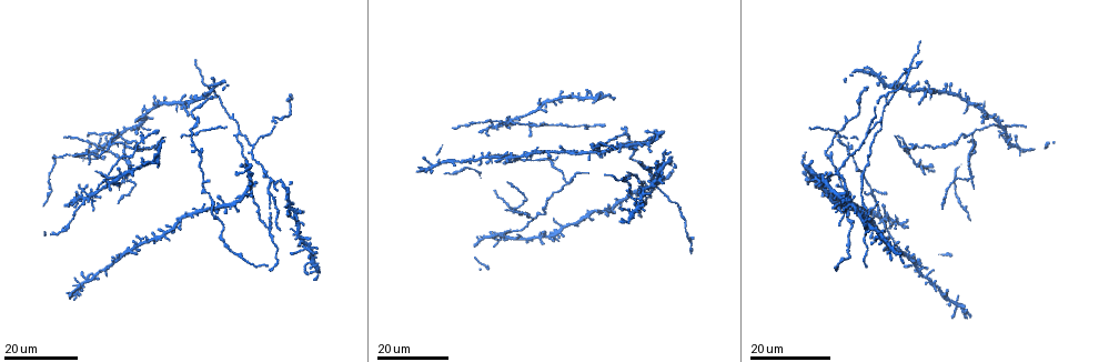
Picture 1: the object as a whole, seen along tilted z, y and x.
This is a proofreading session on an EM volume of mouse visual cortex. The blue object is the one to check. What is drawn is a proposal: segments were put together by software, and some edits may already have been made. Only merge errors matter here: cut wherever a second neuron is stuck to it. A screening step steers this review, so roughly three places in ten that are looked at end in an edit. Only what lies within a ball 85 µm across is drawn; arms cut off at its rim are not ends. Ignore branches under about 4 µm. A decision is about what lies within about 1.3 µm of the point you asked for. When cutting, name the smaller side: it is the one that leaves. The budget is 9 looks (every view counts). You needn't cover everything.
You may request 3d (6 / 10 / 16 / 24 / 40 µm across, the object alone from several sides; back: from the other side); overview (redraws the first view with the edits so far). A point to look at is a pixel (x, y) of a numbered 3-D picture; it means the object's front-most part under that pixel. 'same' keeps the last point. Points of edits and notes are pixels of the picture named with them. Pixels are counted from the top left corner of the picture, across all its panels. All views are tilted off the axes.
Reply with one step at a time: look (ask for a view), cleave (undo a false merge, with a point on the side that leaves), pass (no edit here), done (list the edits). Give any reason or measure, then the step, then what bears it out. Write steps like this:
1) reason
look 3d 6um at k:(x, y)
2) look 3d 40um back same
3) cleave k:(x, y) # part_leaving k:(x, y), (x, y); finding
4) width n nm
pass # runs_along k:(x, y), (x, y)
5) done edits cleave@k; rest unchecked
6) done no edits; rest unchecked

a fork
look 3d 24um at 1:(213, 198)

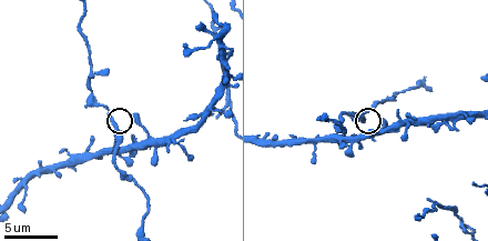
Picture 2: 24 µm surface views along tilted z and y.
look 3d 10um at 2:(117, 126)

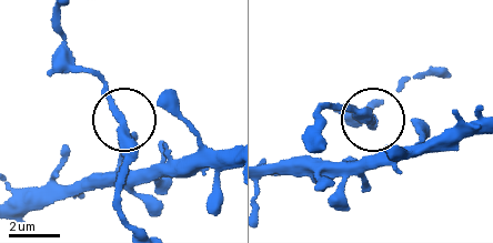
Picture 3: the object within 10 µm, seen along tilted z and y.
arms 3
pass # runs_along 3:(58, 18), (64, 52), (102, 83), (120, 120), (127, 180); all the same neuron

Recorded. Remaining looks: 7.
three-way junction
look 3d 16um at 1:(916, 146)

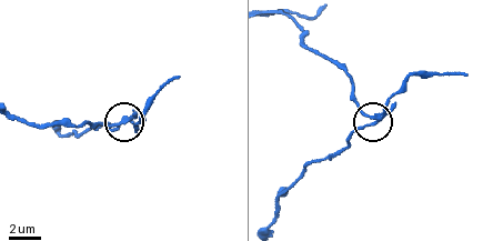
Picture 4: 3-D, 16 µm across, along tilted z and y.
look 3d 10um at 4:(122, 120)

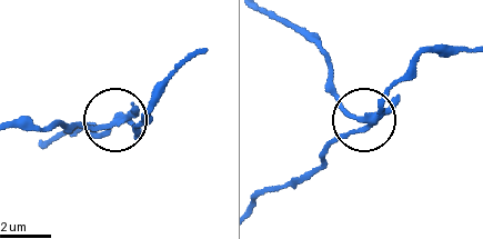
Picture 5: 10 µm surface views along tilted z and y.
cleave 5:(341, 101) # part_leaving 5:(372, 122), (349, 111), (321, 49), (262, 13); a second neuron is stuck on

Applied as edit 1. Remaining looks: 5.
look overview

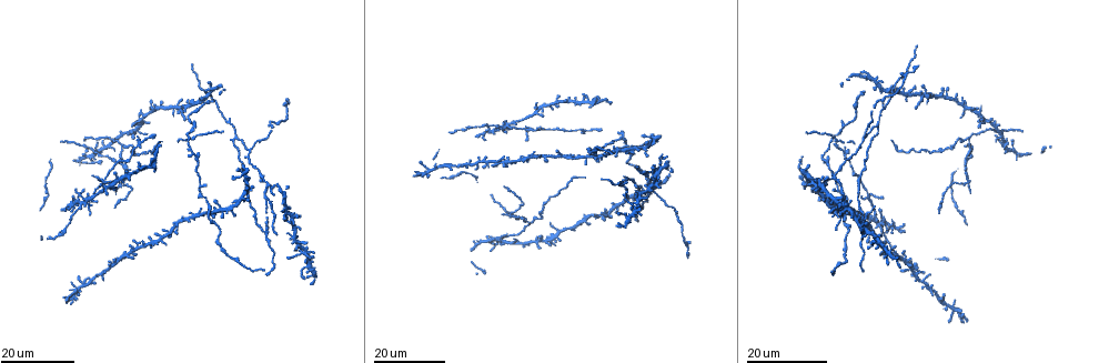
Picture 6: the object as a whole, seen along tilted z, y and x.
arms part here
look 3d 16um at 6:(967, 138)

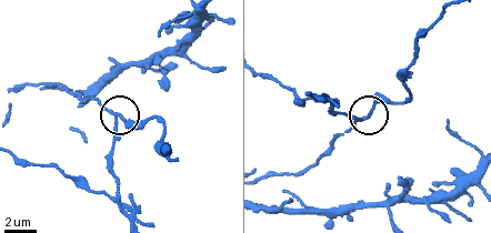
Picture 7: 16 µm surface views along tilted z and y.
look 3d 6um at 7:(115, 119)

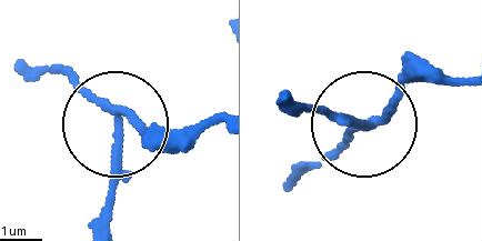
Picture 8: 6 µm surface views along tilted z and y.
width 180 nm
cleave 8:(118, 177) # part_leaving 8:(114, 114), (109, 227); a second neuron is stuck on

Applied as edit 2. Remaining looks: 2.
done edits cleave@5, cleave@8; rest unchecked

